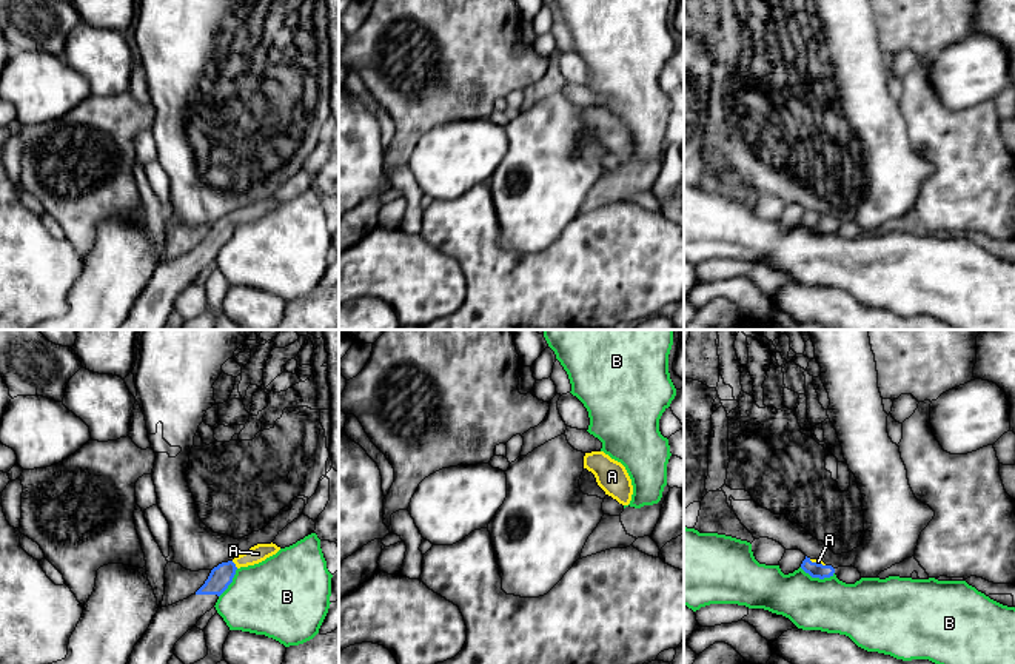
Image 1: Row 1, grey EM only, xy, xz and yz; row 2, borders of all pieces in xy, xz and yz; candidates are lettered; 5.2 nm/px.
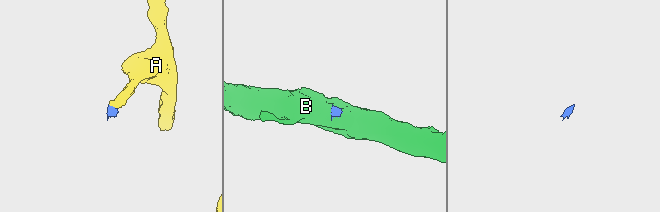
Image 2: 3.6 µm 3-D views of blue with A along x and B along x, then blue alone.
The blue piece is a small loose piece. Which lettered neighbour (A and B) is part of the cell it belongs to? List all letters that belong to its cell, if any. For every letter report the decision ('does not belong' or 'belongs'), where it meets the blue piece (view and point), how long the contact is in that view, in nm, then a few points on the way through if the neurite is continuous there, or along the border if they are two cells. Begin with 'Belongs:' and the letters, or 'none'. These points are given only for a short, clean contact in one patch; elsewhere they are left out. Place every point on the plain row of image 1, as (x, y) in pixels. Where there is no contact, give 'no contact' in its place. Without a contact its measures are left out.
Belongs: A
A: belongs; meets blue in xy at (234, 219); contact 50 nm long; runs through xy (221, 231), (234, 219), (257, 208)
B: does not belong; meets blue in yz at (817, 231); contact 190 nm long; border along yz (800, 222), (812, 231), (829, 233), (834, 230)

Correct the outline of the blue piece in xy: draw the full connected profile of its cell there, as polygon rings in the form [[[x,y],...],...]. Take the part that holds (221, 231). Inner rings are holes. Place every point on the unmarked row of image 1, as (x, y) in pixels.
[[[257,199],[233,216],[214,222],[205,239],[189,253],[159,262],[148,285],[134,300],[120,330],[162,330],[174,310],[176,297],[209,267],[233,237],[236,225],[265,216],[280,205],[276,199]]]

